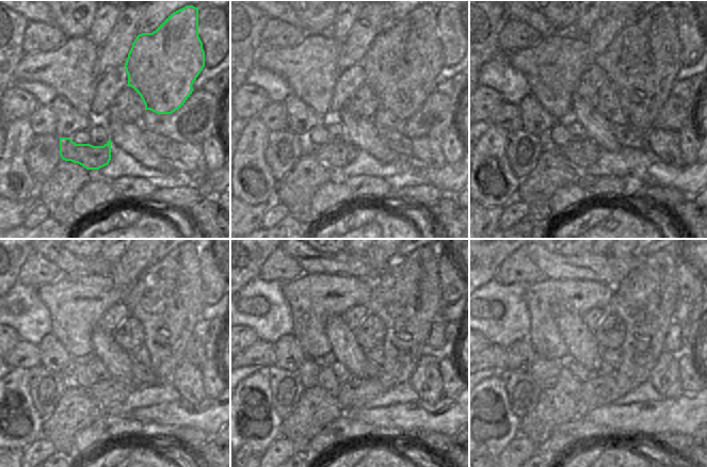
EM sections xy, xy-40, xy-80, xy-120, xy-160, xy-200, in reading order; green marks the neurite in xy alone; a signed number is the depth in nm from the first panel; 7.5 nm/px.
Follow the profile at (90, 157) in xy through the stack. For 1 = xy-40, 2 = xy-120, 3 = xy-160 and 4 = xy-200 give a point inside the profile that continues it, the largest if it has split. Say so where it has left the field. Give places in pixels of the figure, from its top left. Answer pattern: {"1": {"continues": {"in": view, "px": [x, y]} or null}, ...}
{"1": {"continues": {"in": "xy-40", "px": [335, 157]}}, "2": {"continues": {"in": "xy-120", "px": [108, 395]}}, "3": {"continues": {"in": "xy-160", "px": [406, 296]}}, "4": {"continues": {"in": "xy-200", "px": [645, 300]}}}

